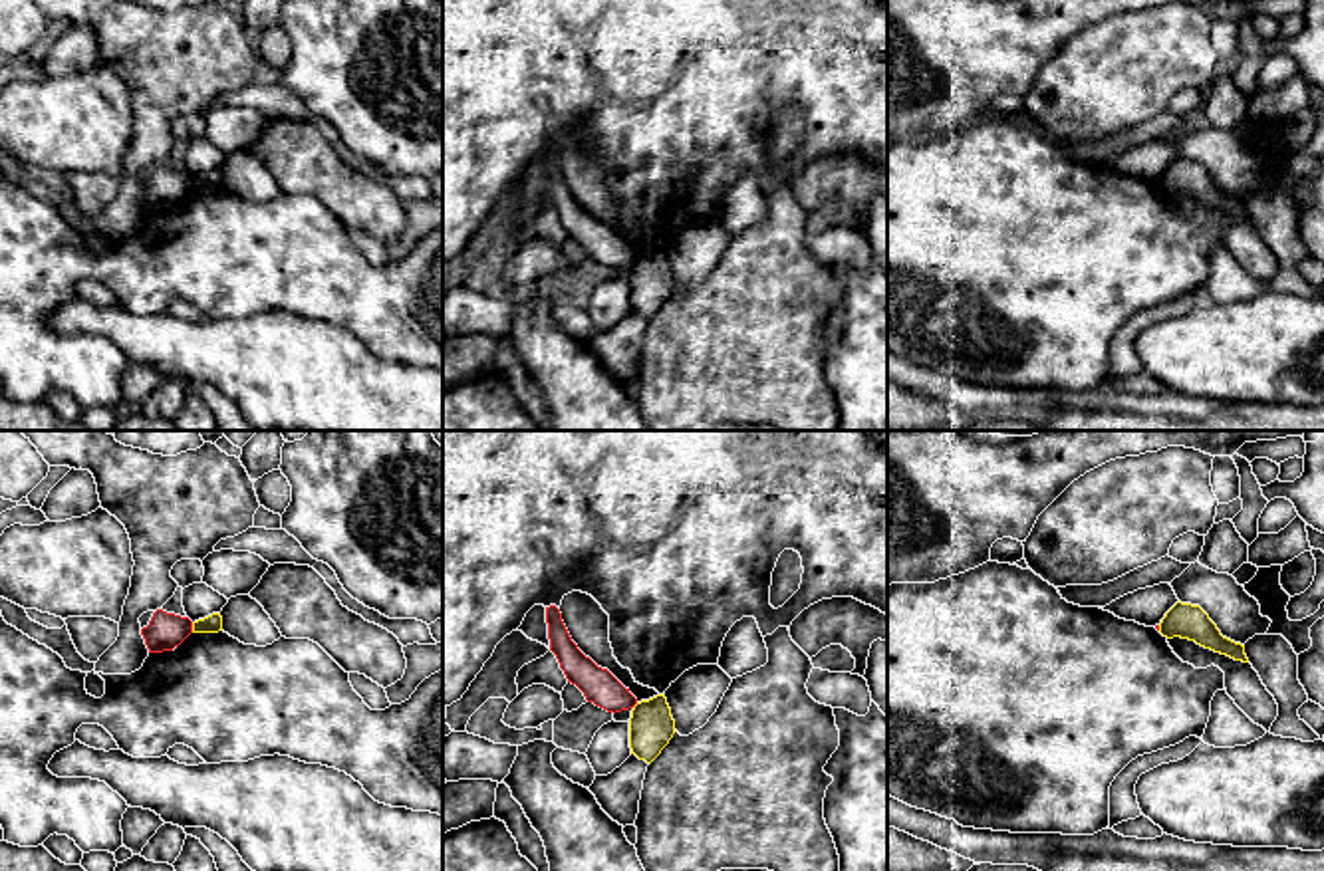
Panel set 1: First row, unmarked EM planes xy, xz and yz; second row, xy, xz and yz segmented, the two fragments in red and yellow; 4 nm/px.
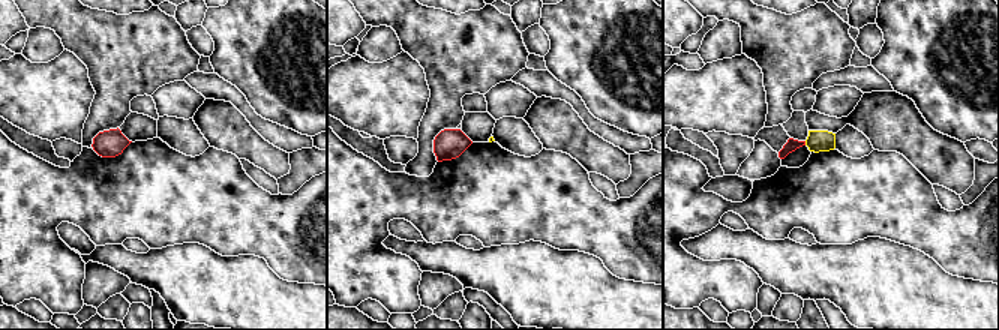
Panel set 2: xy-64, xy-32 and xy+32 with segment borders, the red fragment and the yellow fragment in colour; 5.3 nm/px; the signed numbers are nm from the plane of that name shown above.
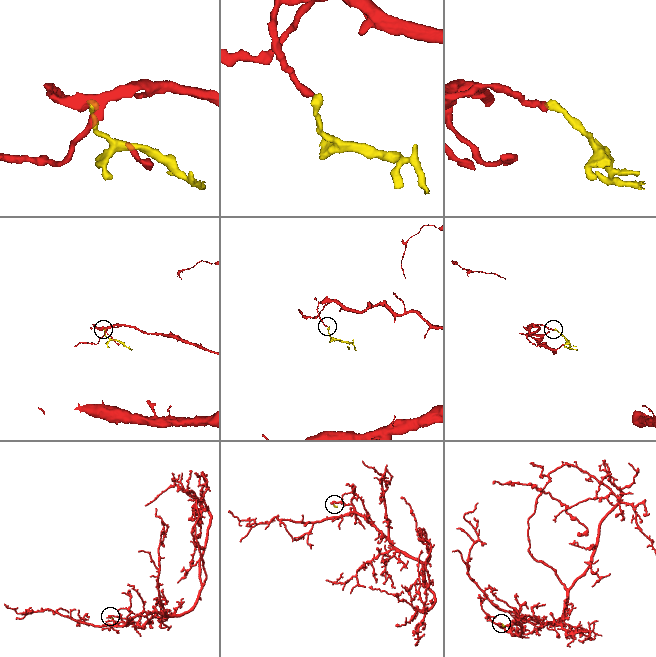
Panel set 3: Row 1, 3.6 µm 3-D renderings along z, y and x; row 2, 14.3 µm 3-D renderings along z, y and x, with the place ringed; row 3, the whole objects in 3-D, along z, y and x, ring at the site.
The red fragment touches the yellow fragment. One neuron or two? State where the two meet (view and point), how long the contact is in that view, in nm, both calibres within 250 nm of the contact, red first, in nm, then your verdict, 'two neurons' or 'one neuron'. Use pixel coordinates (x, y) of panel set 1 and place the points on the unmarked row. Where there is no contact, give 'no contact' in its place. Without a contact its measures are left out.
xy (191, 183) | 40 nm | 150/80 nm | two neurons

